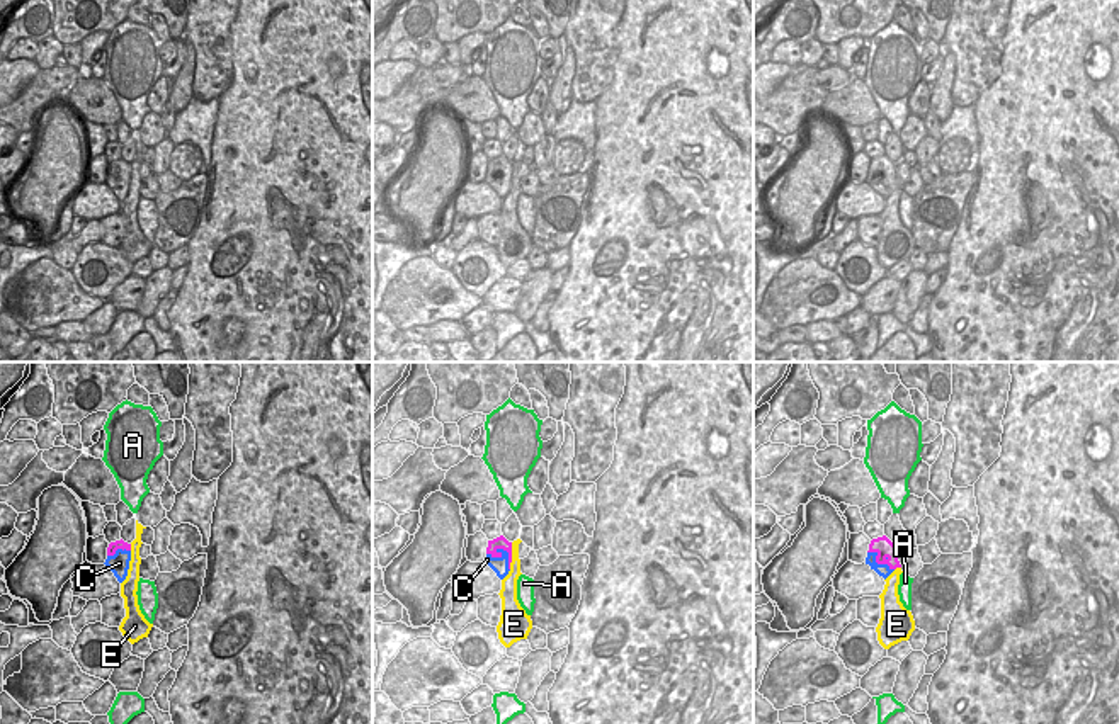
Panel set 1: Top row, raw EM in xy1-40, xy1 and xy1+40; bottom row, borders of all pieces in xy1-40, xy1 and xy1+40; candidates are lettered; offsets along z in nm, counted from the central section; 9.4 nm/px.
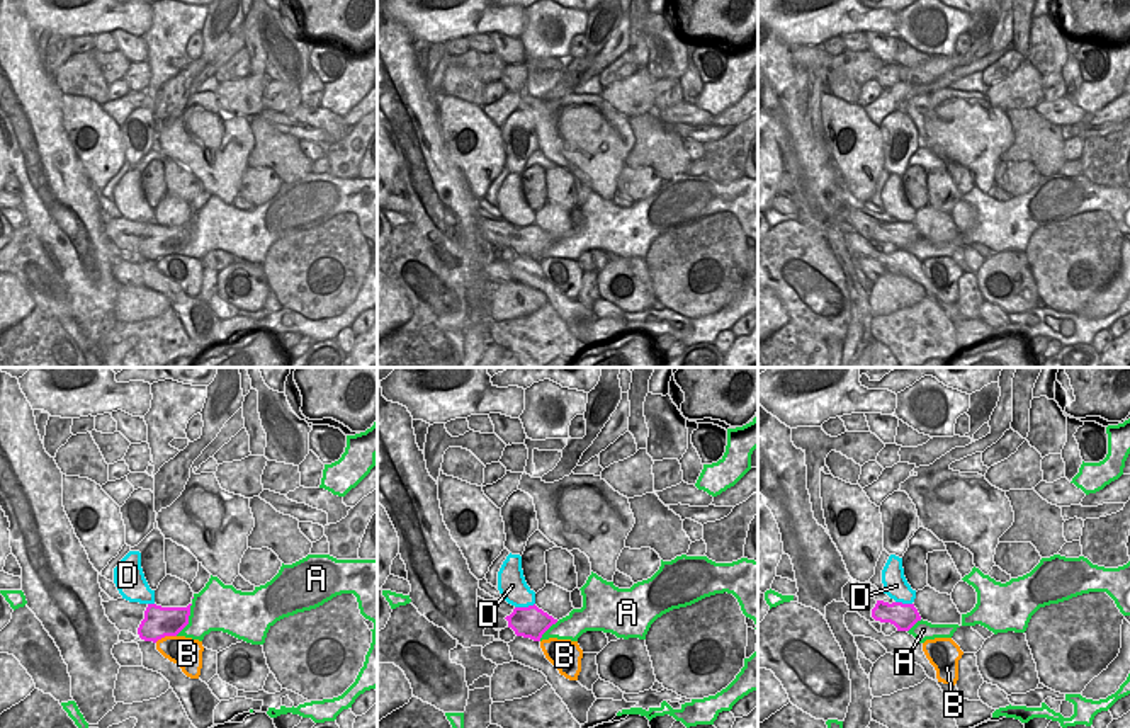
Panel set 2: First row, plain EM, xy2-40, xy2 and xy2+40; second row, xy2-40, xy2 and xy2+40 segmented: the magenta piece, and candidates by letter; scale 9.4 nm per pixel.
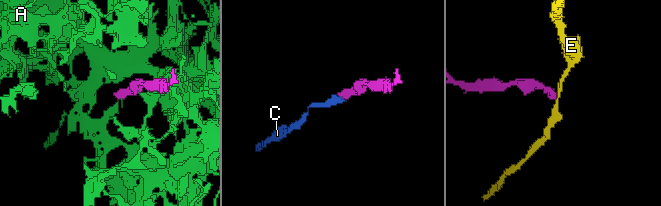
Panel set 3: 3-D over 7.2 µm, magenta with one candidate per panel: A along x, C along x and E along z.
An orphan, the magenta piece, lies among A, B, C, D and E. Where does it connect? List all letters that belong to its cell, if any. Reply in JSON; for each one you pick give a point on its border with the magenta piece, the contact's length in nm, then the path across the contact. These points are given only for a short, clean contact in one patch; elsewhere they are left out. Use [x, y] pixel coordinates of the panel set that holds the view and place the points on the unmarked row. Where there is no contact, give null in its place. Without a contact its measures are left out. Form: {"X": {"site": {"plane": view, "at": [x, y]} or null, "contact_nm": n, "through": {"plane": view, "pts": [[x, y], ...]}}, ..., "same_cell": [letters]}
{"C": {"site": {"plane": "xy1", "at": [505, 169]}, "contact_nm": 280}, "same_cell": ["C"]}

